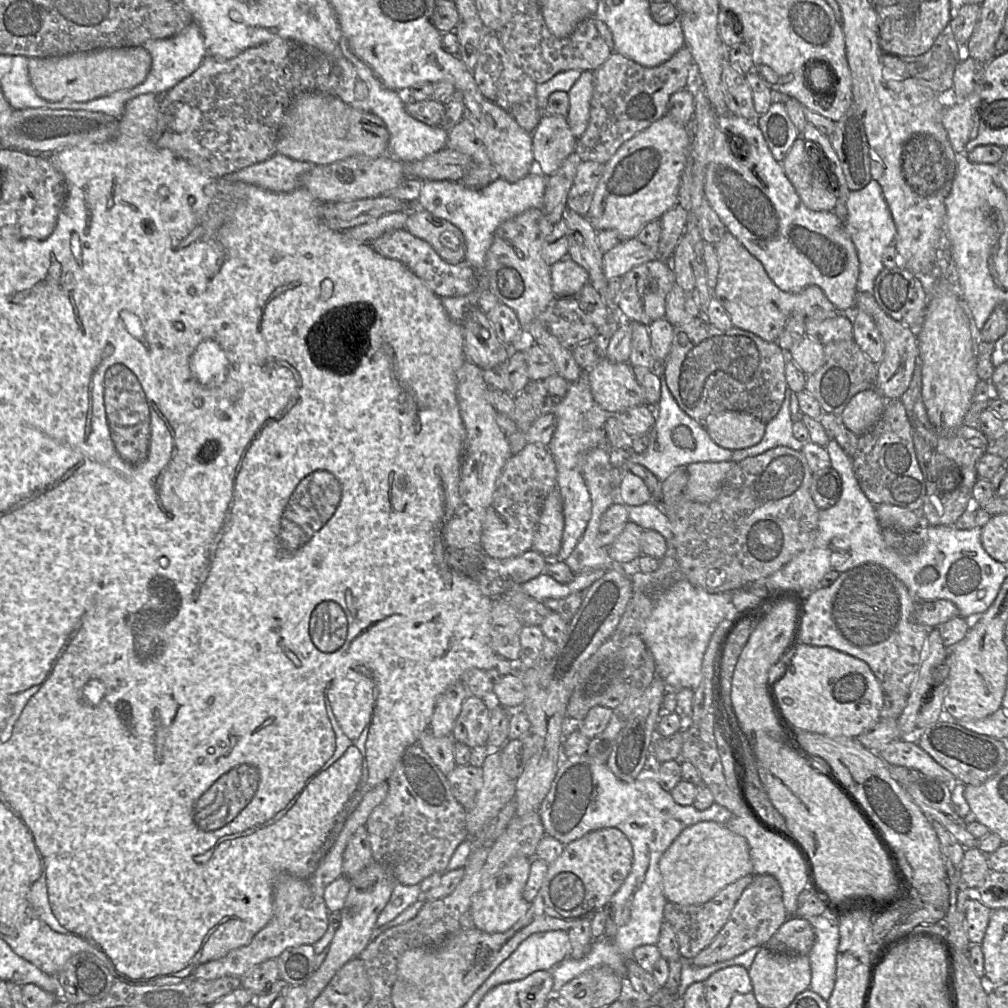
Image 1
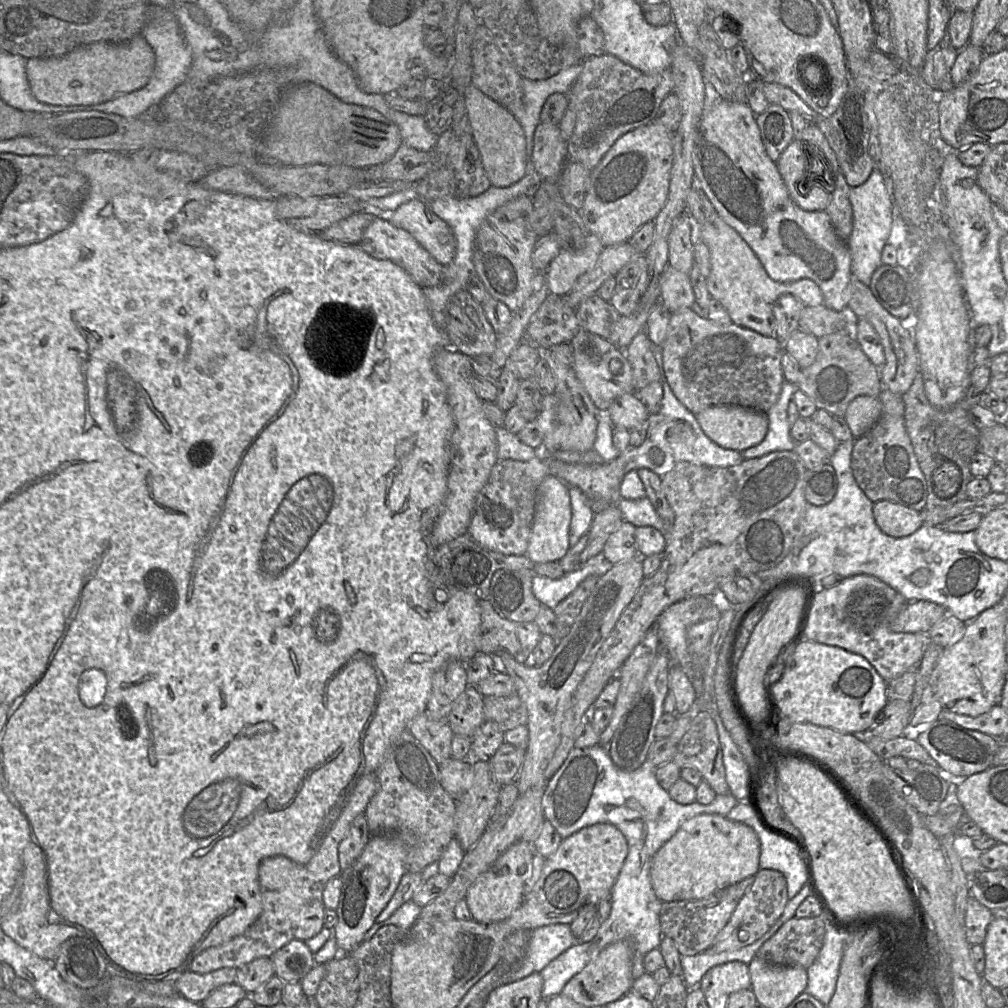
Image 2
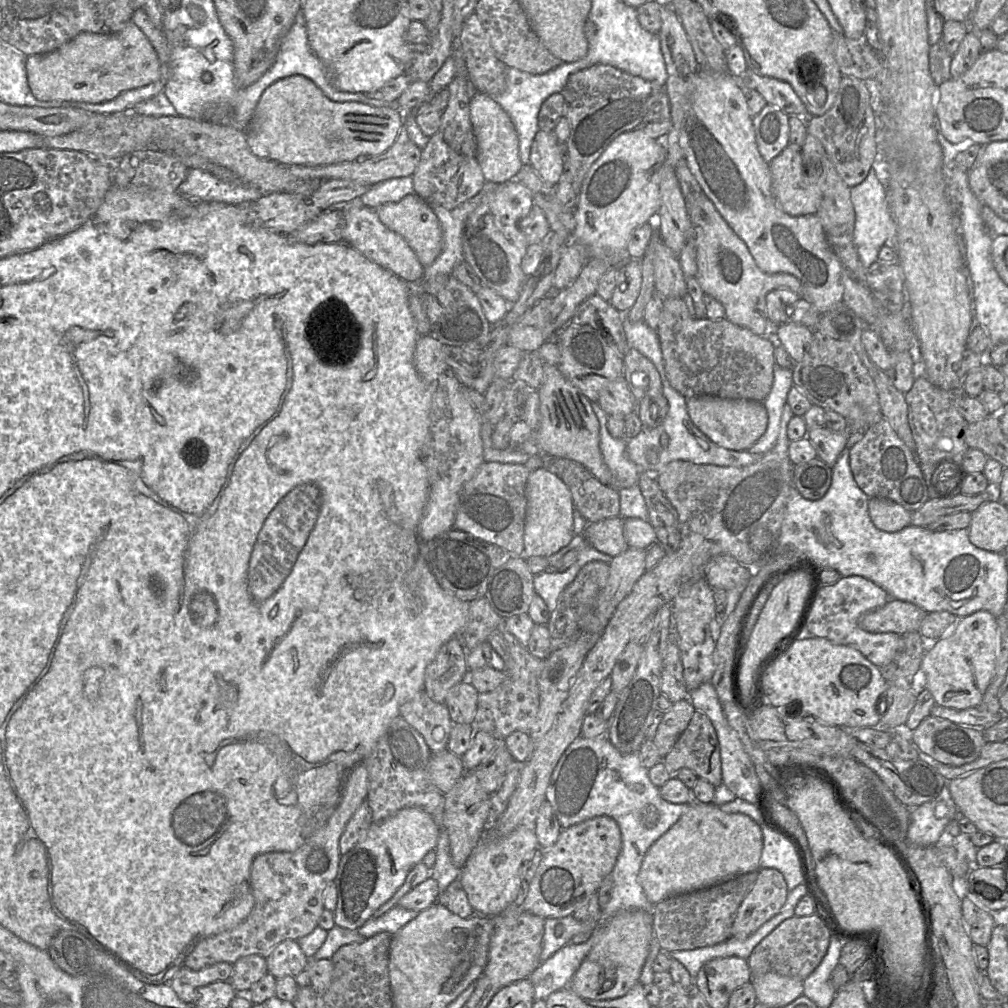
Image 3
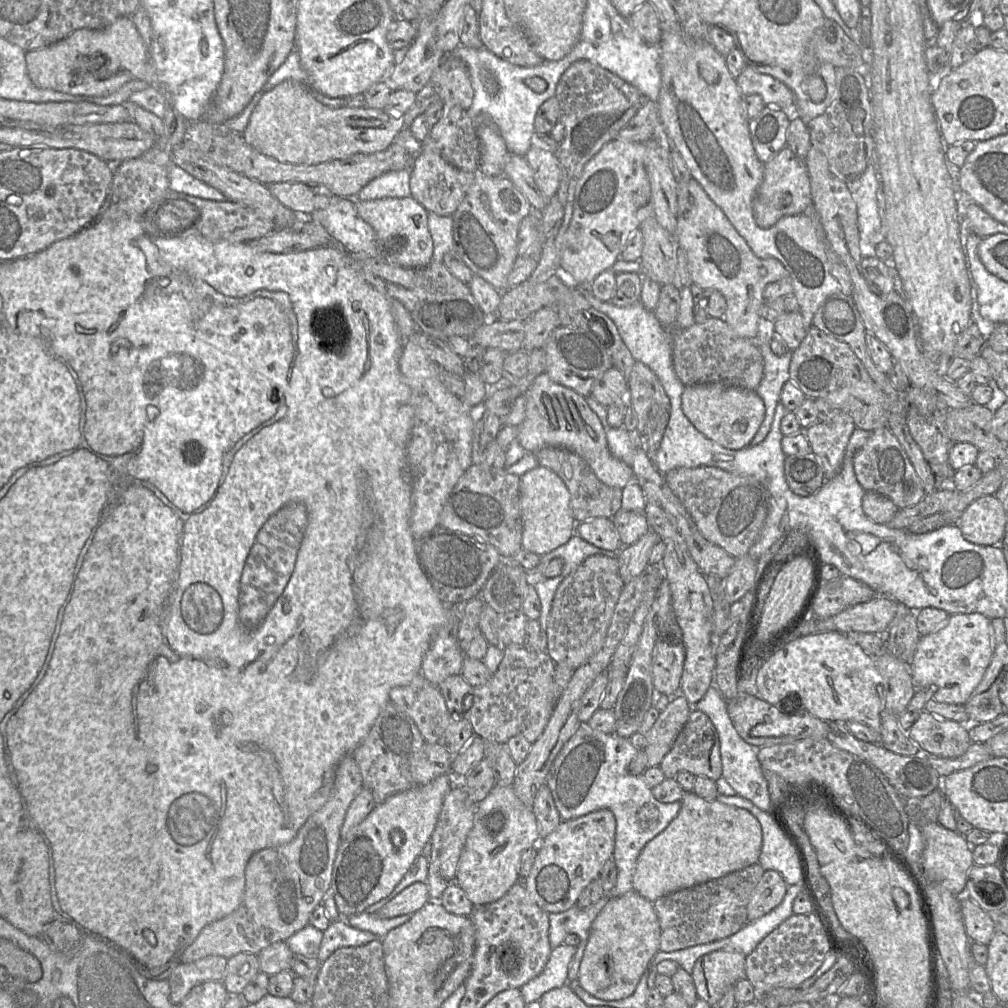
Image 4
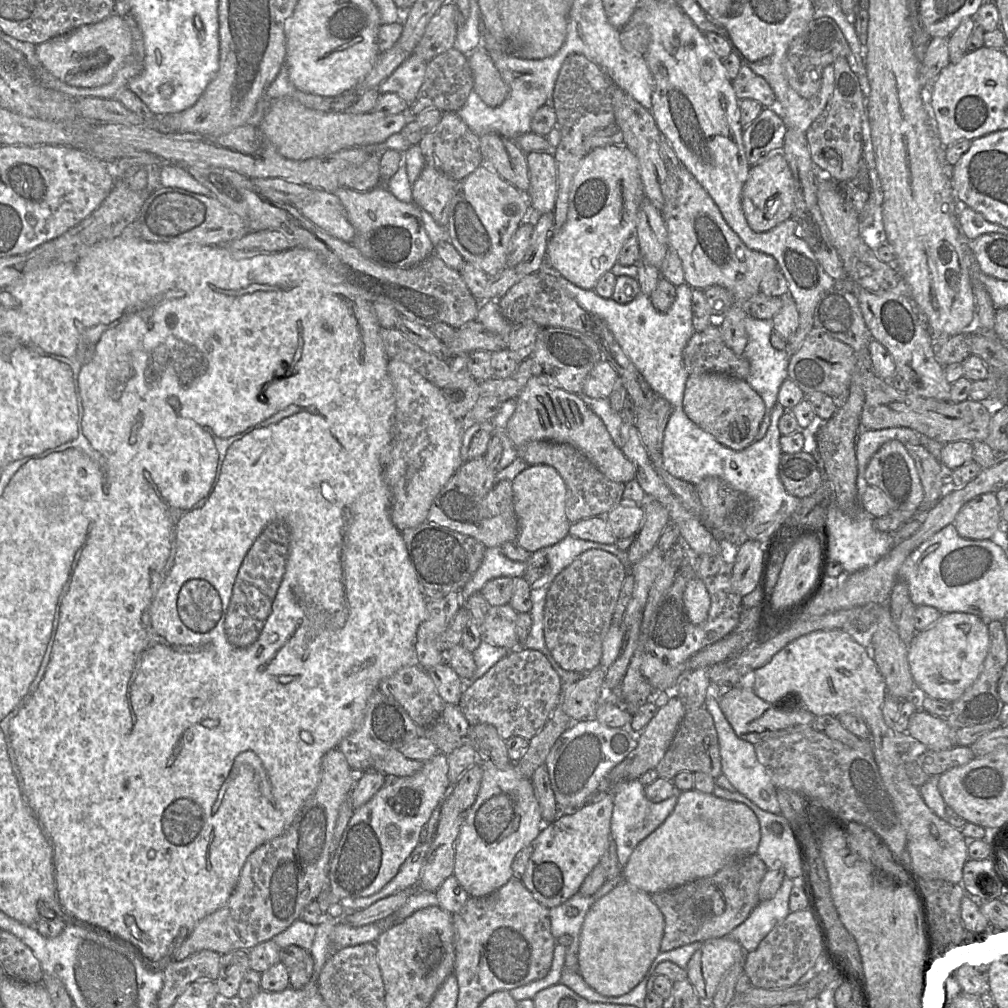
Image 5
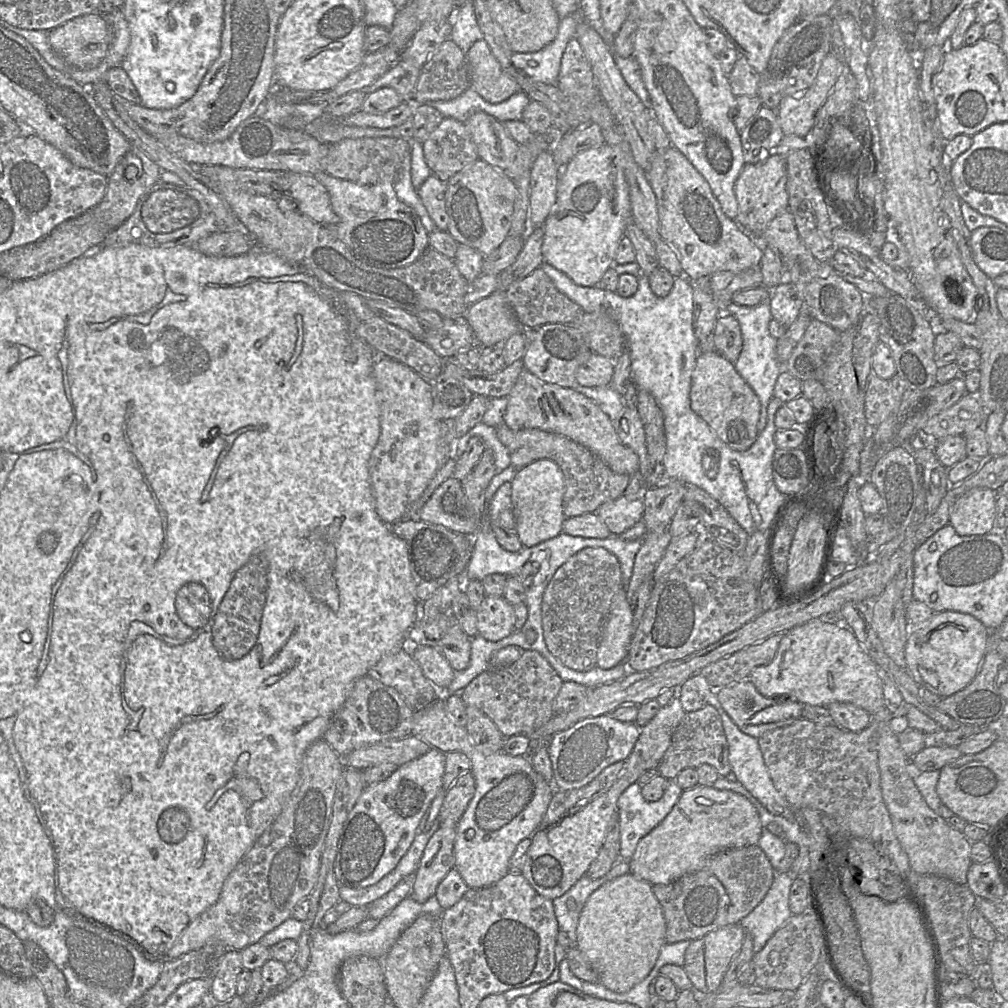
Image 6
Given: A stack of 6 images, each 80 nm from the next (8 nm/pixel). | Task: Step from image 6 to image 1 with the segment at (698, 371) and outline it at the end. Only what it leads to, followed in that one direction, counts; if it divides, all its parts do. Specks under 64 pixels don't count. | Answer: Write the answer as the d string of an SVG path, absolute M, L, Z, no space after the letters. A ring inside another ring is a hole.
M738 411L710 415L702 425L717 445L729 450L749 448L758 444L766 430L764 422Z

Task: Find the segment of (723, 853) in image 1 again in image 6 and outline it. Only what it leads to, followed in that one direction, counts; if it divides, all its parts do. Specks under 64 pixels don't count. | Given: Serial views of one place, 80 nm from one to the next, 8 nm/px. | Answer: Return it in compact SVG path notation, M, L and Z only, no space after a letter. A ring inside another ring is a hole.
M696 785L683 790L671 812L644 836L629 861L630 873L653 885L666 885L701 870L716 854L758 844L761 821L754 805L730 790Z

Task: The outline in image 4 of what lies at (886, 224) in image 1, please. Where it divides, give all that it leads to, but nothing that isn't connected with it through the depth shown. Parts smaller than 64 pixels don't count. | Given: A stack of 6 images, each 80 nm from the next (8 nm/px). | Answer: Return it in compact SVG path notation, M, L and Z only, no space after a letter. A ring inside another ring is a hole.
M868 166L862 176L849 186L857 207L859 247L863 257L875 256L871 238L882 228L876 192L881 186L874 166Z

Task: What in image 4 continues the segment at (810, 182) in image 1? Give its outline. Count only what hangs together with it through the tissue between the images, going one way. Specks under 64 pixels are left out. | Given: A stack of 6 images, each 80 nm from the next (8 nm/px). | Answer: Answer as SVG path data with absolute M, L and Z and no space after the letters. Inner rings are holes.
M786 146L768 162L762 164L763 180L757 190L752 205L753 216L756 224L761 228L769 228L784 216L804 214L805 210L812 205L810 180L804 161L797 158Z

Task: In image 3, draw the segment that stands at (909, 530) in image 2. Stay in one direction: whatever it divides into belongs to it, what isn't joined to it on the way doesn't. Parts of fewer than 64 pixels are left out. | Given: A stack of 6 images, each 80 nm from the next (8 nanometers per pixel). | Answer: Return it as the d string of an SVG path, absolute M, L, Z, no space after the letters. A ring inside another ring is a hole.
M870 498L868 512L874 526L884 532L898 532L911 525L911 512L886 498Z

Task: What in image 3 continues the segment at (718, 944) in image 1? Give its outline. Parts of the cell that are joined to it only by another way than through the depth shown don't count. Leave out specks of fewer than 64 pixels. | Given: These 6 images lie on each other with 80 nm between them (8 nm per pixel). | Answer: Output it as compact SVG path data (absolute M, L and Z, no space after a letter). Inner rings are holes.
M774 868L759 870L758 877L738 908L731 937L744 940L779 913L788 896L783 874Z

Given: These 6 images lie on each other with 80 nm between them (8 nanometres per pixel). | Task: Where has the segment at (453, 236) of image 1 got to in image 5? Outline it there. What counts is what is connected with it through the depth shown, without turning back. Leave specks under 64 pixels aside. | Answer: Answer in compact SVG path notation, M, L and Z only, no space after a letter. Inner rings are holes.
M387 149L380 159L379 185L365 192L340 187L333 193L339 198L354 228L355 235L351 244L367 259L390 268L413 267L434 251L424 228L420 208L414 202L399 201L385 187L385 183L396 173L403 158L404 153Z

